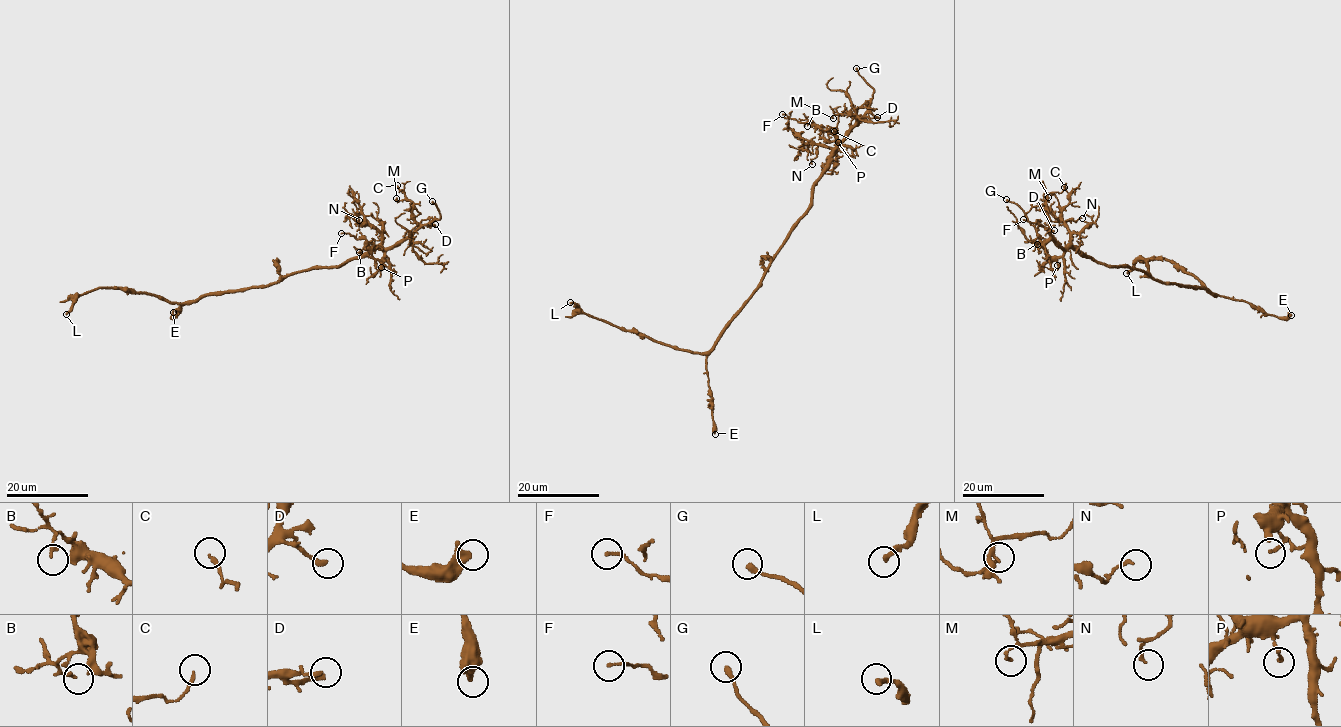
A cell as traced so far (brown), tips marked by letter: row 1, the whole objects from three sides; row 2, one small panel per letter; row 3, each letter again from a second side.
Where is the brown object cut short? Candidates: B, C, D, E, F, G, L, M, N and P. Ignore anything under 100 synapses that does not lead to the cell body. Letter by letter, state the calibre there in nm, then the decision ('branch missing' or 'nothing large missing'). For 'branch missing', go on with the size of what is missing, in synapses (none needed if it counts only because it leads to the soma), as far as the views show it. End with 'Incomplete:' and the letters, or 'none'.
B: 110 nm | nothing large missing
C: 160 nm | nothing large missing
D: 240 nm | nothing large missing
E: 400 nm | nothing large missing
F: 150 nm | nothing large missing
G: 240 nm | branch missing
L: 240 nm | nothing large missing
M: 140 nm | nothing large missing
N: 140 nm | nothing large missing
P: 130 nm | nothing large missing
Incomplete: G

